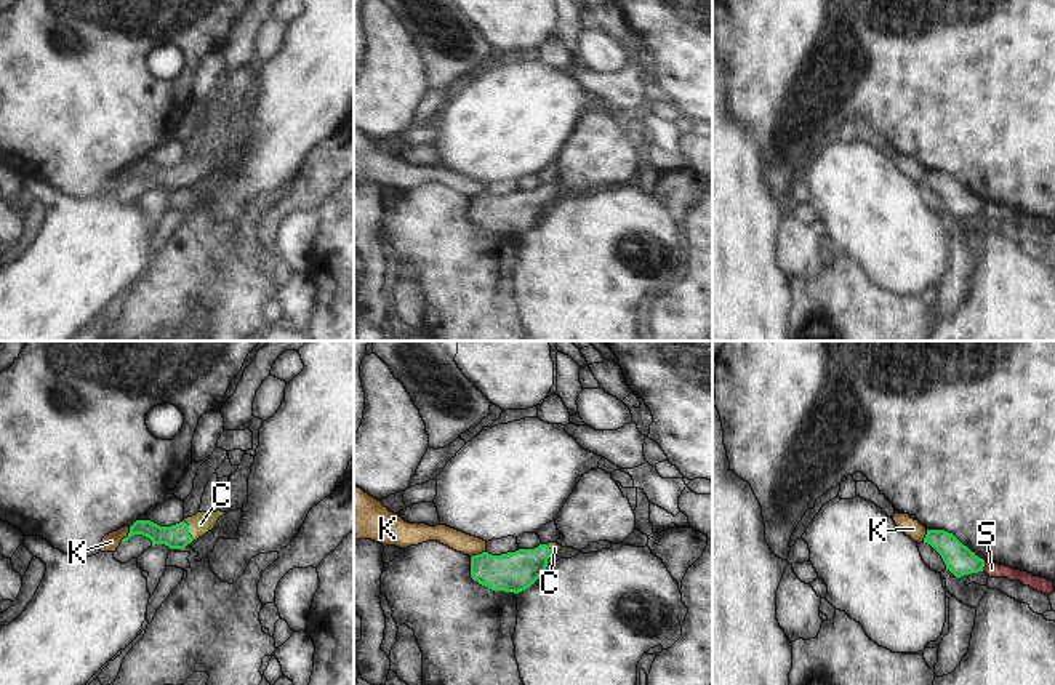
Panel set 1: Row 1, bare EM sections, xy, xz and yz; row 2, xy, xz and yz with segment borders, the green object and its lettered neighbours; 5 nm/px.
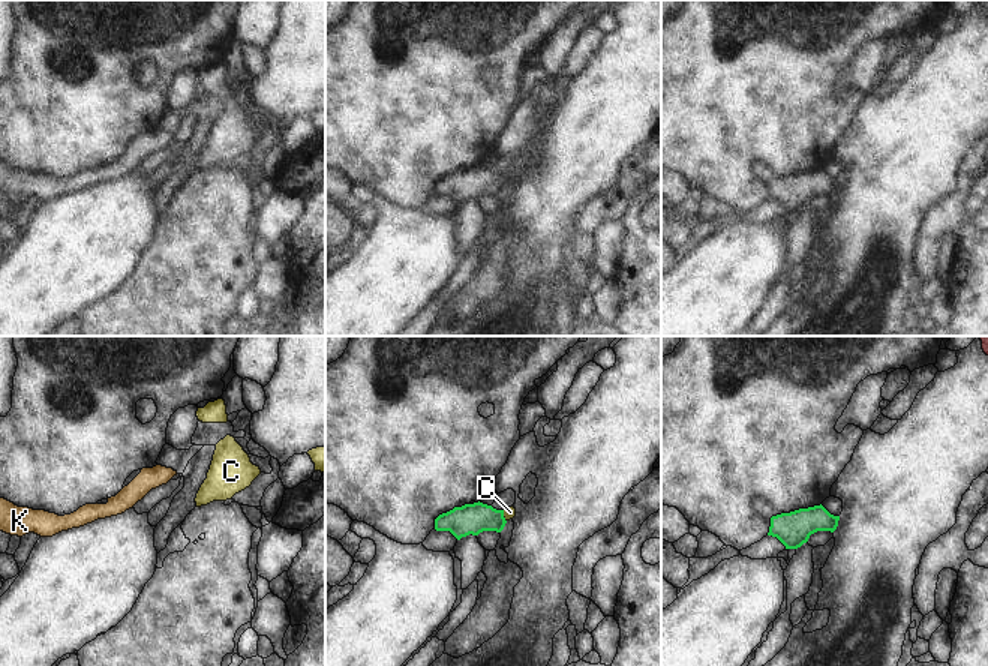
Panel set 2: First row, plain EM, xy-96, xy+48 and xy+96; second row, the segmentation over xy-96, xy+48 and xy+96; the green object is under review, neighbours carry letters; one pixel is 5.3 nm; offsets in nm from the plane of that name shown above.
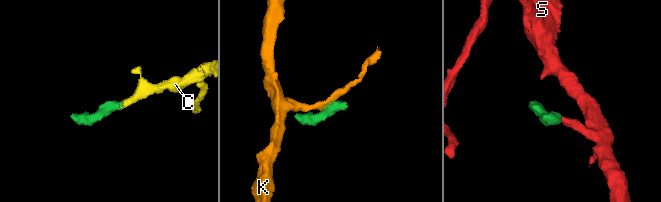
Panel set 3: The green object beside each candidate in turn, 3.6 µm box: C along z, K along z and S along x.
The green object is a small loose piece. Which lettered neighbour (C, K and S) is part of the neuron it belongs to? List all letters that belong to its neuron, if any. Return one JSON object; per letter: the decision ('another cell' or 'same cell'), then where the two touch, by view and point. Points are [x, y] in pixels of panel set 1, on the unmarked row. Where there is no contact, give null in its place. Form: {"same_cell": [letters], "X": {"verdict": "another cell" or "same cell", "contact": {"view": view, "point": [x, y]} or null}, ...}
{"same_cell": ["C"], "C": {"verdict": "same cell", "contact": {"view": "xy", "point": [188, 175]}}, "K": {"verdict": "another cell", "contact": {"view": "xy", "point": [128, 176]}}, "S": {"verdict": "another cell", "contact": {"view": "yz", "point": [983, 207]}}}

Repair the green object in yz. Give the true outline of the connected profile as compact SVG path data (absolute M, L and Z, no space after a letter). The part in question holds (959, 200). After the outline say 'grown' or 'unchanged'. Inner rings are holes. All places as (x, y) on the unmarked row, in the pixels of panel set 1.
M927 171L924 184L930 186L941 197L946 211L956 219L983 213L985 202L964 187L953 174Z; unchanged

